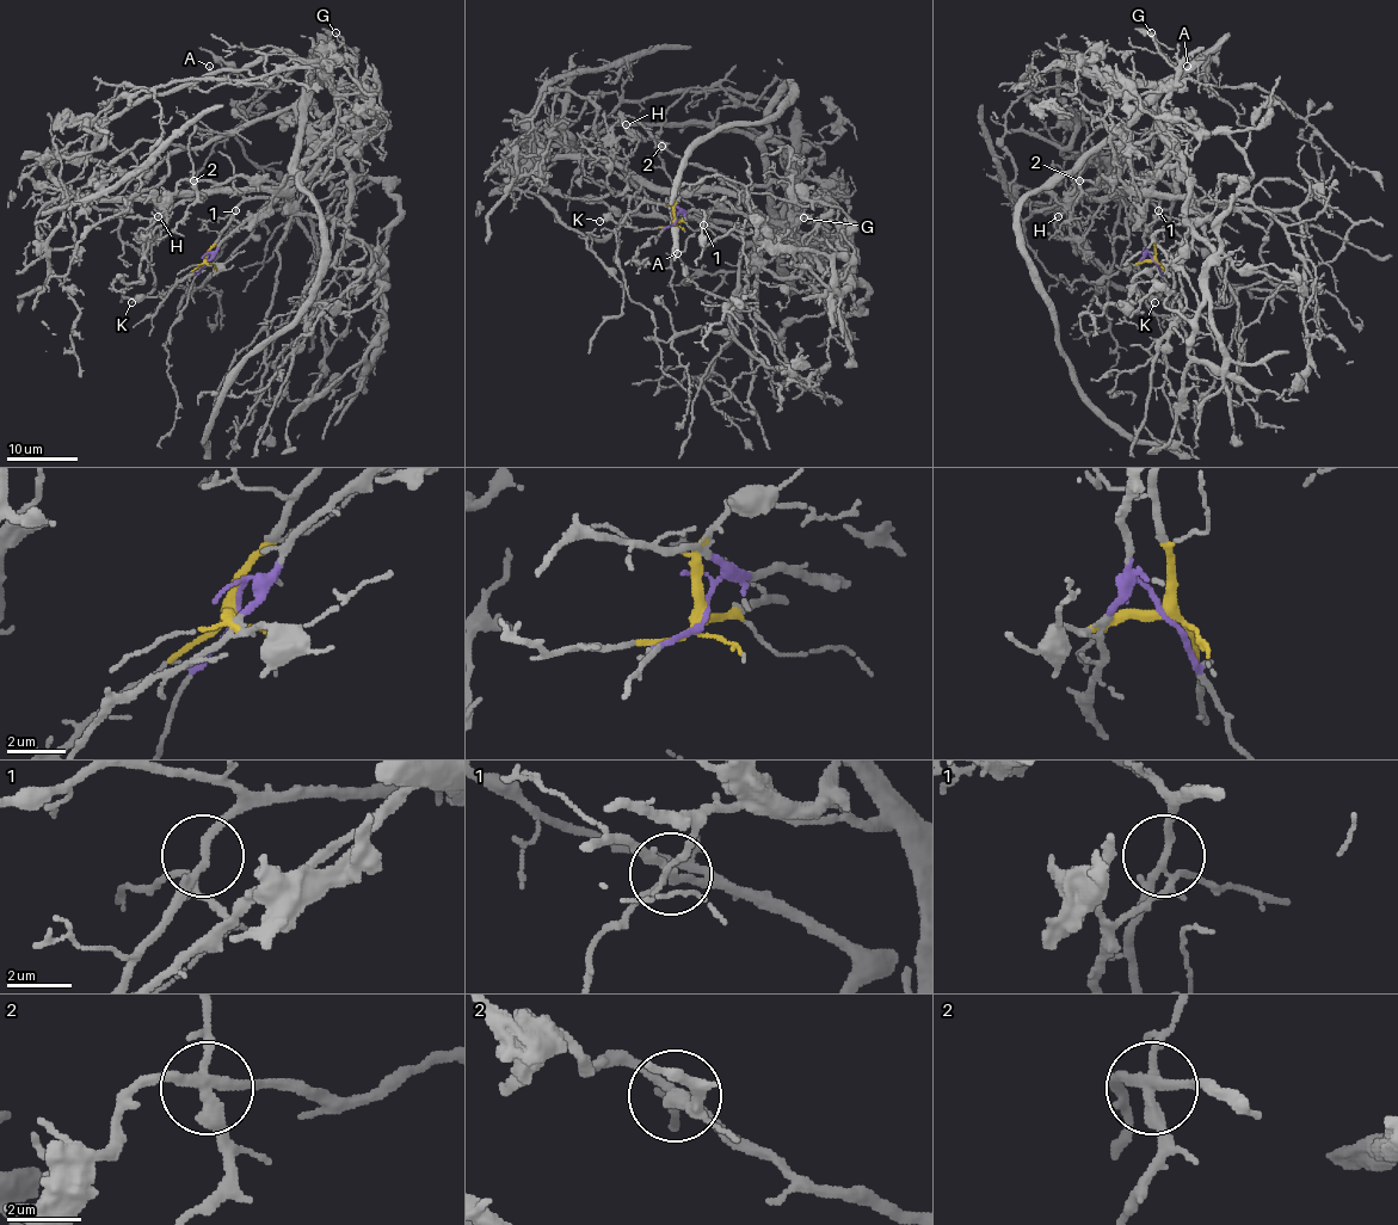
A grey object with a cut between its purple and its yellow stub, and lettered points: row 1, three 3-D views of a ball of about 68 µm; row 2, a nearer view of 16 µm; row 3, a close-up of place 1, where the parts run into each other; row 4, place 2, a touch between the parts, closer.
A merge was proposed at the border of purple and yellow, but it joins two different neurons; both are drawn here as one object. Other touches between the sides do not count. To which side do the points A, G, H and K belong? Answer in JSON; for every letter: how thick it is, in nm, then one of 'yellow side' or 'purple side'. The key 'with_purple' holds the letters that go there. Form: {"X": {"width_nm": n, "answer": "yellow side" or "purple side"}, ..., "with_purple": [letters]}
{"A": {"width_nm": 90, "answer": "yellow side"}, "G": {"width_nm": 200, "answer": "purple side"}, "H": {"width_nm": 120, "answer": "purple side"}, "K": {"width_nm": 150, "answer": "yellow side"}, "with_purple": ["G", "H"]}

